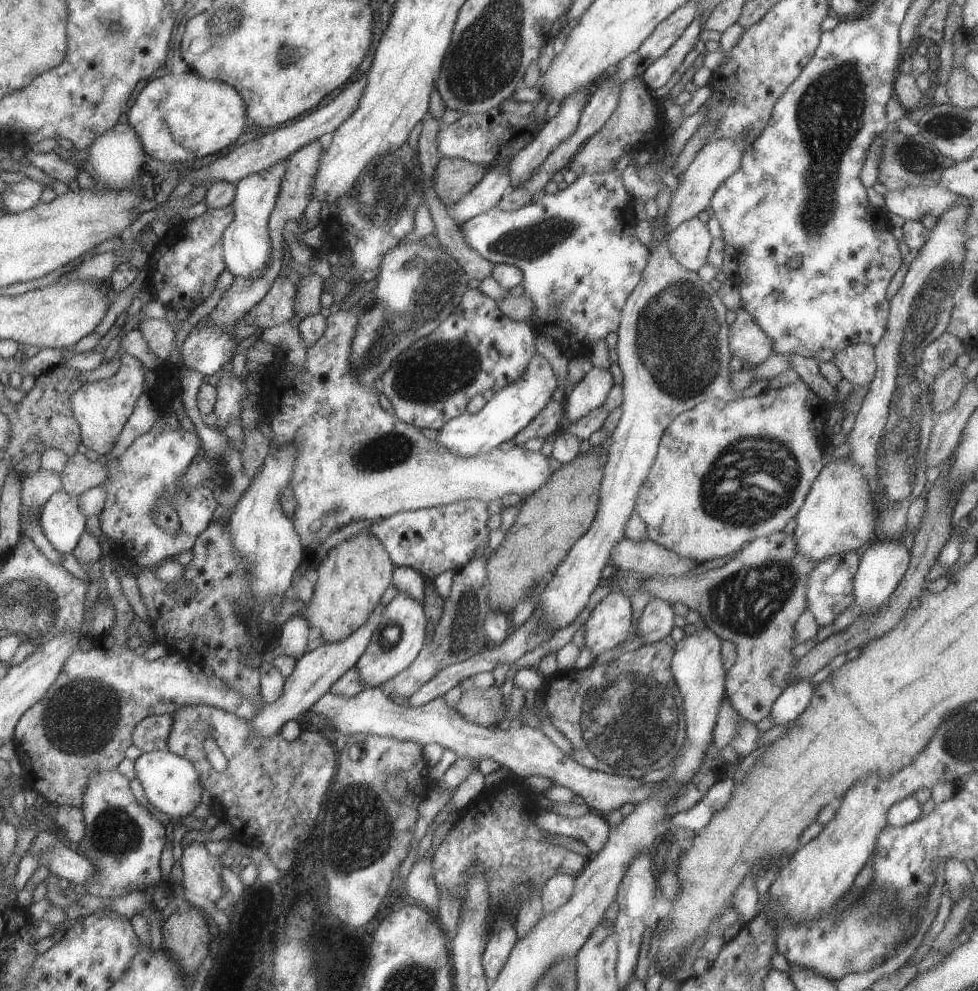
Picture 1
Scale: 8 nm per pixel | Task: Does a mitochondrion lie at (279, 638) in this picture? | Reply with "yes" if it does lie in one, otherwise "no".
no

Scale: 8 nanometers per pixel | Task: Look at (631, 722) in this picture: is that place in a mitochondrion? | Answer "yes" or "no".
yes

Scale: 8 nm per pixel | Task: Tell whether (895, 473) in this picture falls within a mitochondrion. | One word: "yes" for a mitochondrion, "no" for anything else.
yes

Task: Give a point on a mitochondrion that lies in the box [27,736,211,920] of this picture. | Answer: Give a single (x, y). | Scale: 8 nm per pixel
(114, 833)

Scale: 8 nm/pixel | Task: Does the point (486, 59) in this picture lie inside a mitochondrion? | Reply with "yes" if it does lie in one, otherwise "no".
yes

